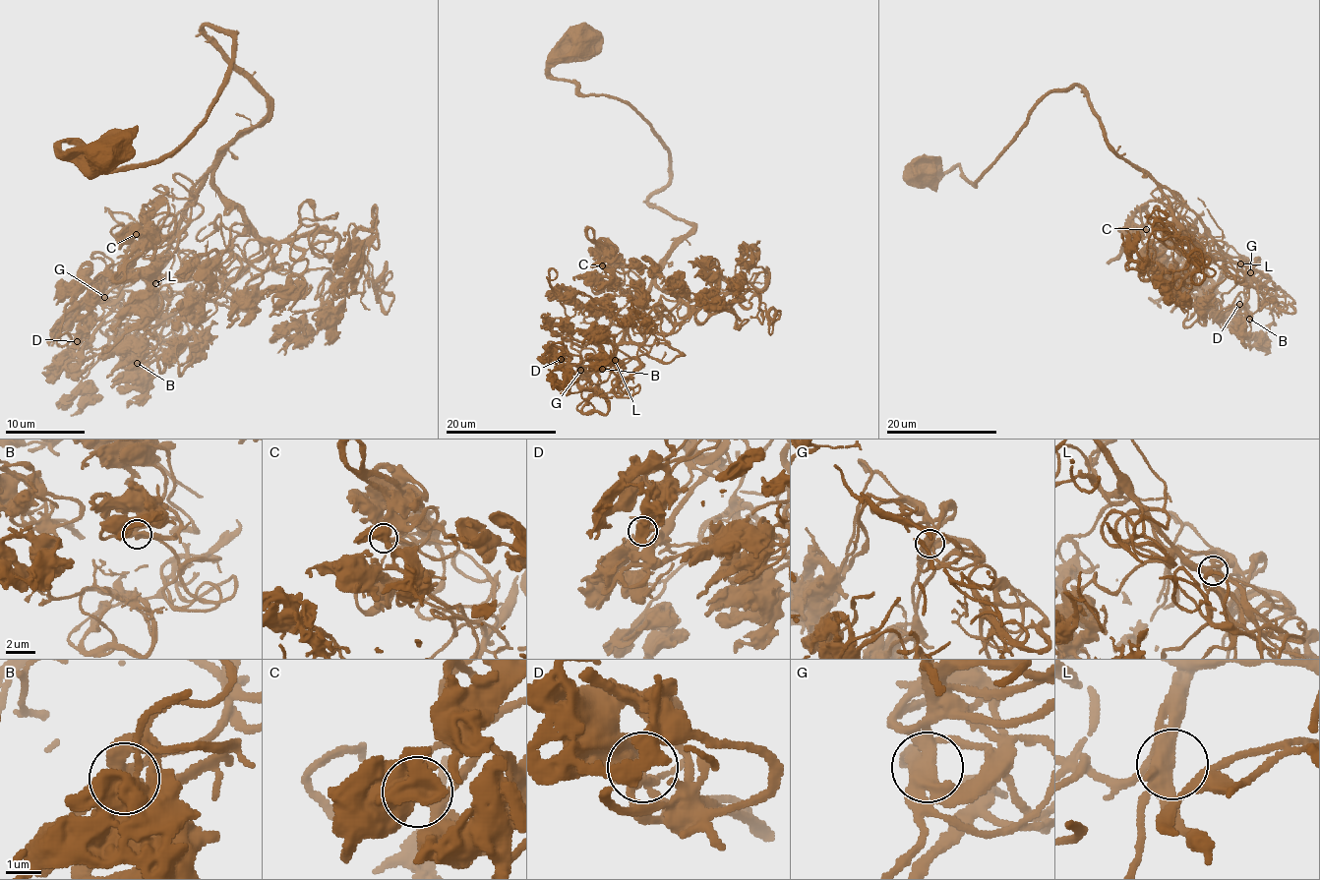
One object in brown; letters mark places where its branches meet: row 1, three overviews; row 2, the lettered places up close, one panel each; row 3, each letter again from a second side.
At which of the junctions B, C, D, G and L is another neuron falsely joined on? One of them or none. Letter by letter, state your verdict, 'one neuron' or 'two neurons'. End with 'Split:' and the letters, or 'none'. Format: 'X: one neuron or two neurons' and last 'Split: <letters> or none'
B: one neuron
C: one neuron
D: one neuron
G: one neuron
L: one neuron
Split: none

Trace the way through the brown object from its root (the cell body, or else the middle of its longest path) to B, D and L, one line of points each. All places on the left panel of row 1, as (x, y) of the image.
B: (107, 151), (61, 144), (107, 167), (165, 159), (233, 35), (203, 28), (267, 113), (191, 198), (137, 363)
D: (107, 151), (61, 144), (165, 159), (233, 35), (203, 28), (267, 113), (157, 277), (113, 285), (77, 341)
L: (107, 151), (61, 144), (107, 167), (165, 159), (233, 35), (203, 28), (267, 113), (210, 165), (155, 283)

